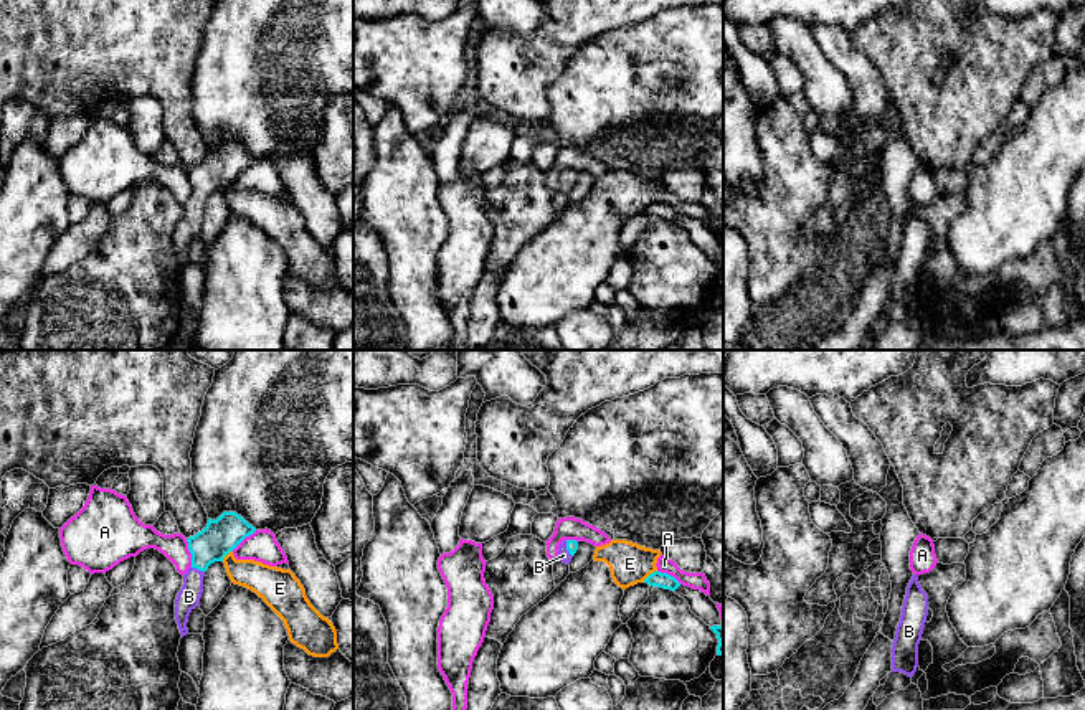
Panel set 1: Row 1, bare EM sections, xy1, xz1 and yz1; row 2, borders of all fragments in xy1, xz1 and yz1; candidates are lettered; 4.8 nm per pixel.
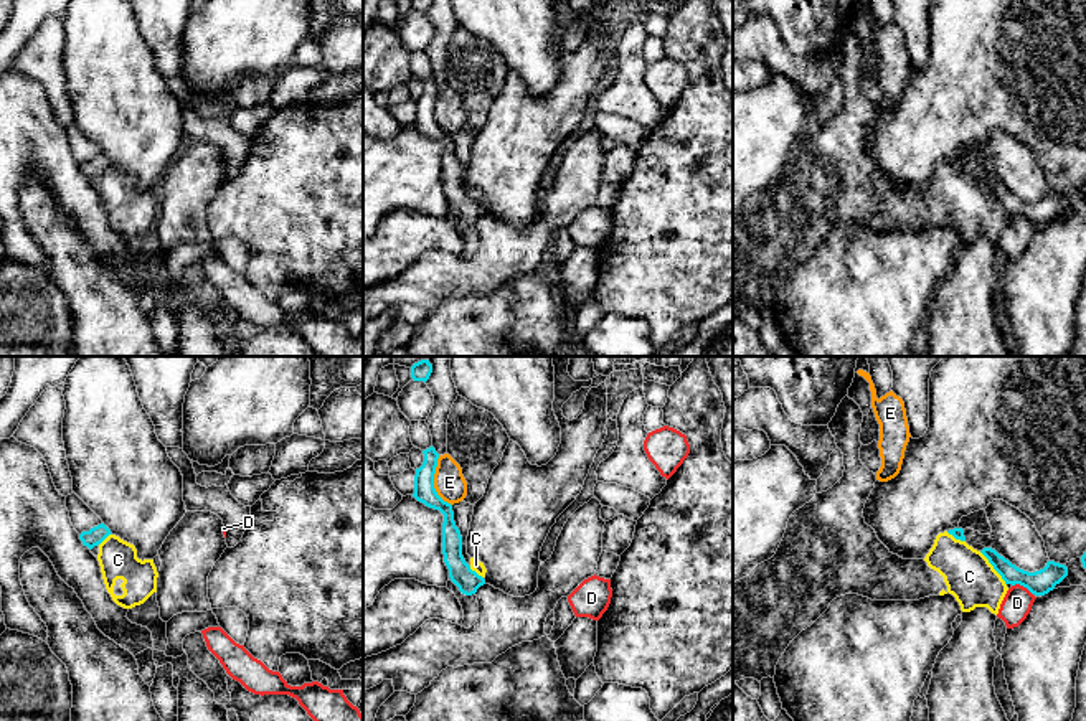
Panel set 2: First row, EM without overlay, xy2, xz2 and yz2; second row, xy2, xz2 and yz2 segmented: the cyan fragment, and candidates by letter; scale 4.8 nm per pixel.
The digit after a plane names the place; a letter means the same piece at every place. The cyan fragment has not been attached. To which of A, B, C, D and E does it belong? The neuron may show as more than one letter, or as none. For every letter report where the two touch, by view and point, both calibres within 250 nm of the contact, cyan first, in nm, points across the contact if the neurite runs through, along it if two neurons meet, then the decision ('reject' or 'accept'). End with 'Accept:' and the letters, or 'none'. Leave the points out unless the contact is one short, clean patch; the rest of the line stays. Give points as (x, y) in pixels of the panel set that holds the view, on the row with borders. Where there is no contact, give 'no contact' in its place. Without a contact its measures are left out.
A: meets cyan in xy1 at (190, 552); 170 nm thick on the cyan side, 130 nm on the other; reject
B: meets cyan in xy1 at (197, 568); 170 nm thick on the cyan side, 110 nm on the other; runs through xy1 (220, 537), (203, 553), (197, 568), (189, 596); accept
C: meets cyan in yz2 at (994, 568); 120 nm thick on the cyan side, 240 nm on the other; border along yz2 (979, 551), (1005, 584); reject
D: meets cyan in yz2 at (1022, 584); 120 nm thick on the cyan side, 140 nm on the other; border along yz2 (1012, 584), (1022, 584), (1032, 594); reject
E: meets cyan in xz2 at (433, 482); 110 nm thick on the cyan side, 150 nm on the other; reject
Accept: B

